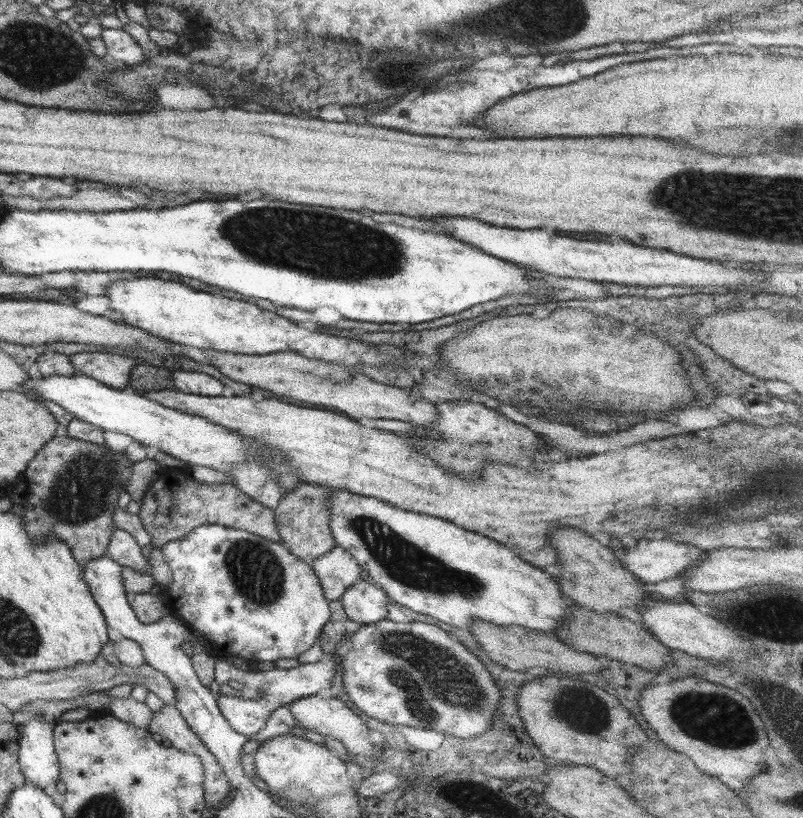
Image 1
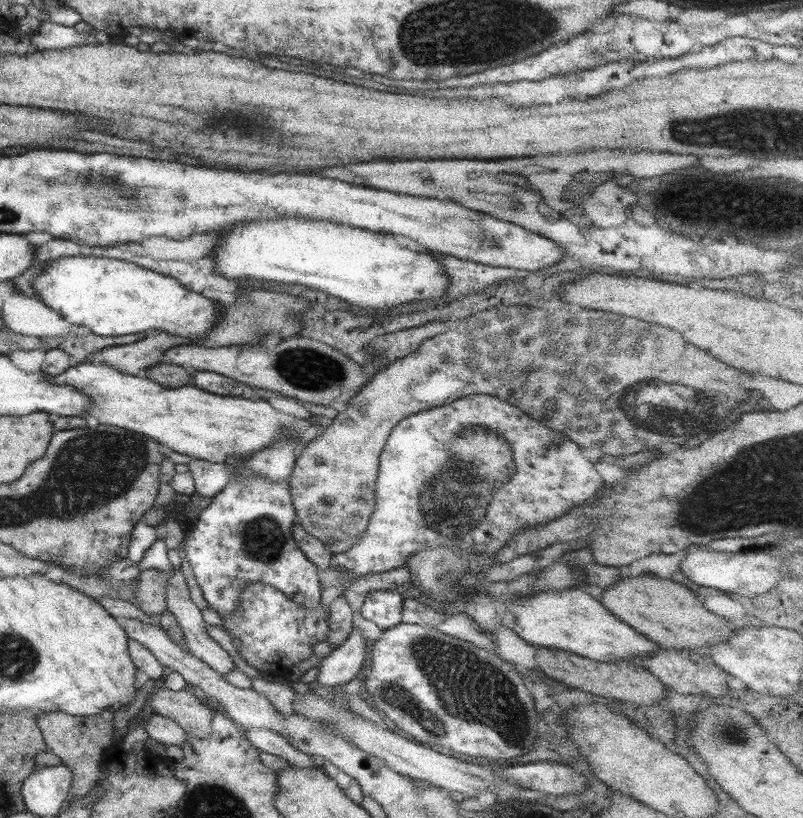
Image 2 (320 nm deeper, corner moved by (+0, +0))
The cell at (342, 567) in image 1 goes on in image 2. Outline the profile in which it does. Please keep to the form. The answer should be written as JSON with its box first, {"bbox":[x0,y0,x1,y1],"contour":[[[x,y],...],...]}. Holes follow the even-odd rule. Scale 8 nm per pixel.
{"bbox":[331,393,604,578],"contour":[[[476,393],[443,407],[403,417],[391,429],[379,455],[376,505],[366,531],[351,548],[332,555],[331,566],[356,578],[403,567],[412,554],[439,546],[490,556],[517,532],[541,526],[571,508],[591,501],[604,482],[593,464],[581,455],[580,446],[563,433],[546,427],[503,401]],[[503,482],[507,484],[503,486],[503,492],[499,492],[499,500],[491,500],[493,492],[497,492]]]}

